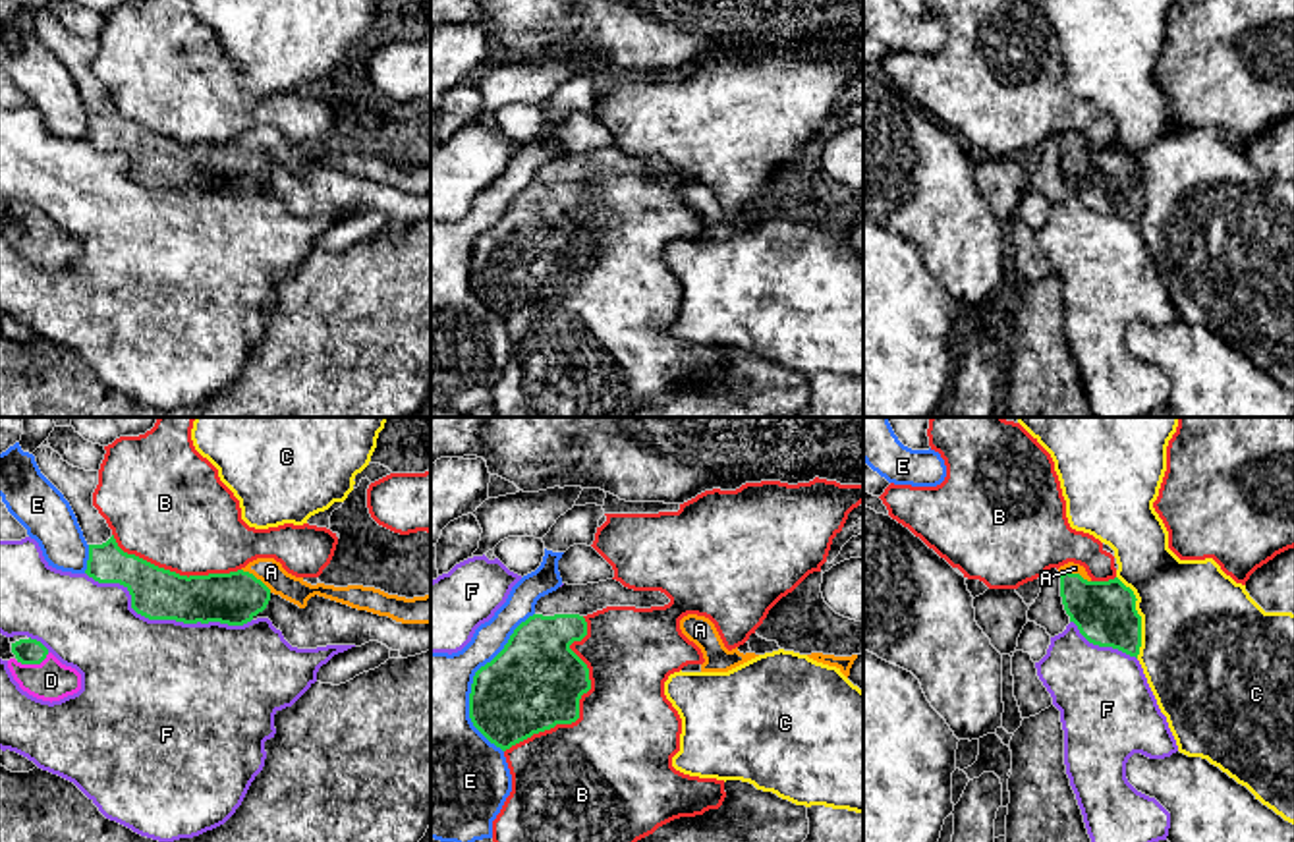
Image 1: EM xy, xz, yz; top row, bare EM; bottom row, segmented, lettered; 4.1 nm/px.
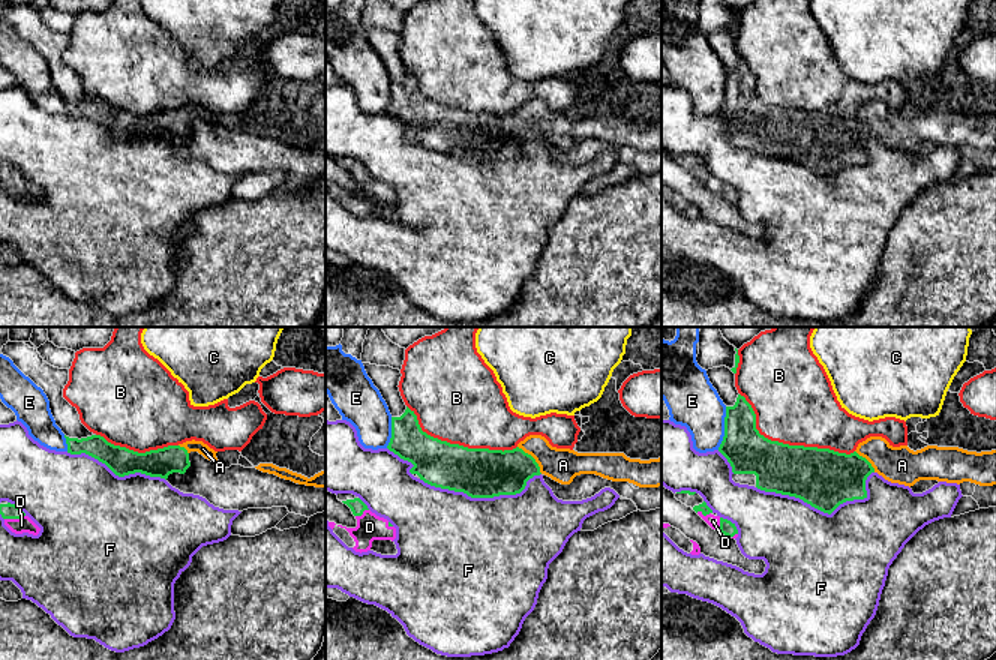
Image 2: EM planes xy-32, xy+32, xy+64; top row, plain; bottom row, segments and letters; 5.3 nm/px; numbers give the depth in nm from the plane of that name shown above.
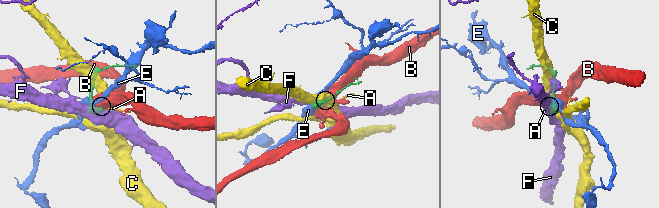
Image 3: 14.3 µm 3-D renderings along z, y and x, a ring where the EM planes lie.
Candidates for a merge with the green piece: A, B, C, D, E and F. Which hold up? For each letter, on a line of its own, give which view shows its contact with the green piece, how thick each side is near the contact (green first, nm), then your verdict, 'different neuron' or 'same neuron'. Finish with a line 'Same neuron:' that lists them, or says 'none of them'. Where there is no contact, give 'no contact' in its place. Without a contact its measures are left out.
A: contact in yz; calibres 260 and 50 nm; same neuron
B: contact in xz; calibres 400 and 420 nm; different neuron
C: contact in yz; calibres 260 and 480 nm; different neuron
D: contact in xy; calibres 110 and 170 nm; same neuron
E: contact in xz; calibres 380 and 320 nm; different neuron
F: contact in xy; calibres 220 and 500 nm; different neuron
Same neuron: A, D

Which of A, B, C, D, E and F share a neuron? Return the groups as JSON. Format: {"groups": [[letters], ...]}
{"groups": [["A", "D"], ["B"], ["C"], ["E"], ["F"]]}

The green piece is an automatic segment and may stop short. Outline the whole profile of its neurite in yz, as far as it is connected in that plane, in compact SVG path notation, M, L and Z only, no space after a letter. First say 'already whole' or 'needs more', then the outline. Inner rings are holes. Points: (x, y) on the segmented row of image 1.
needs more; M1068 562L1058 568L1060 597L1070 622L1093 645L1139 655L1141 616L1136 595L1118 577L1093 581L1085 568Z

